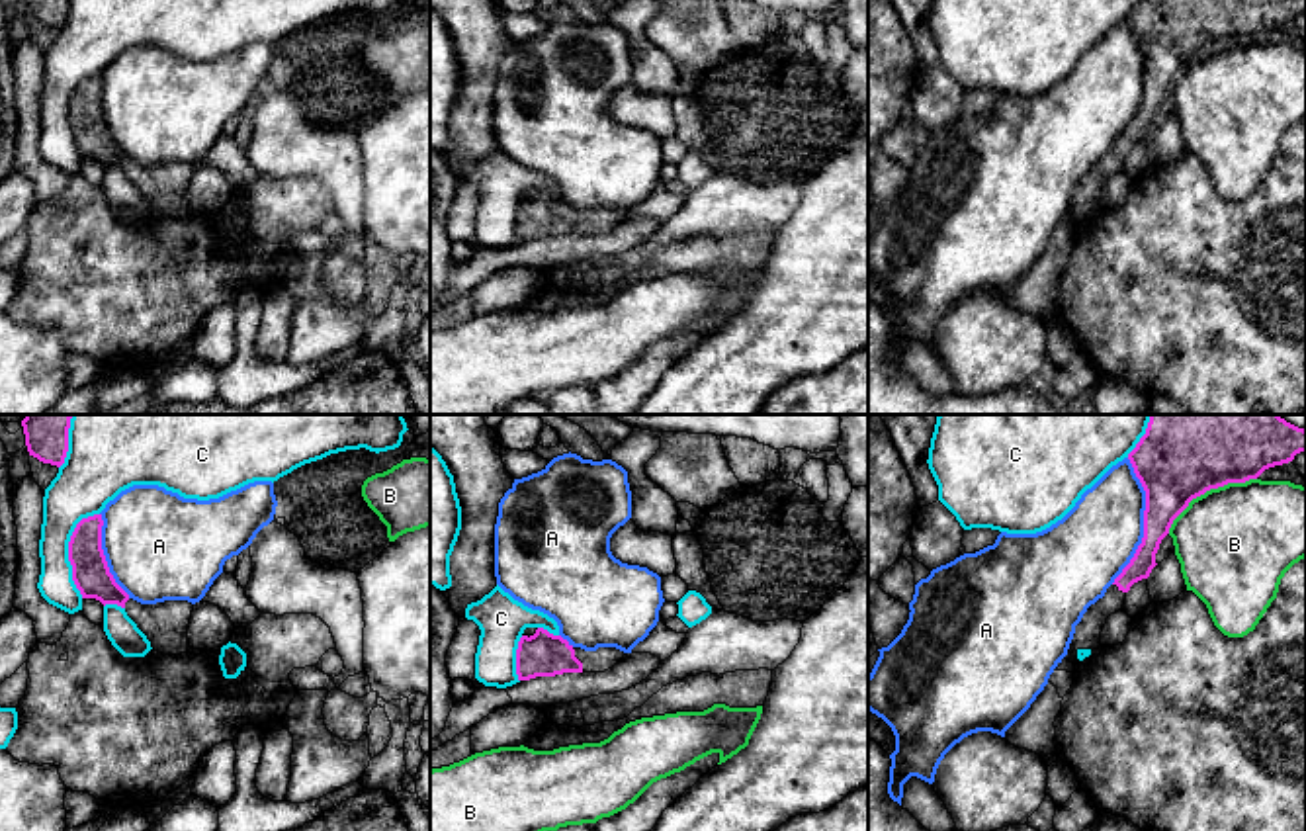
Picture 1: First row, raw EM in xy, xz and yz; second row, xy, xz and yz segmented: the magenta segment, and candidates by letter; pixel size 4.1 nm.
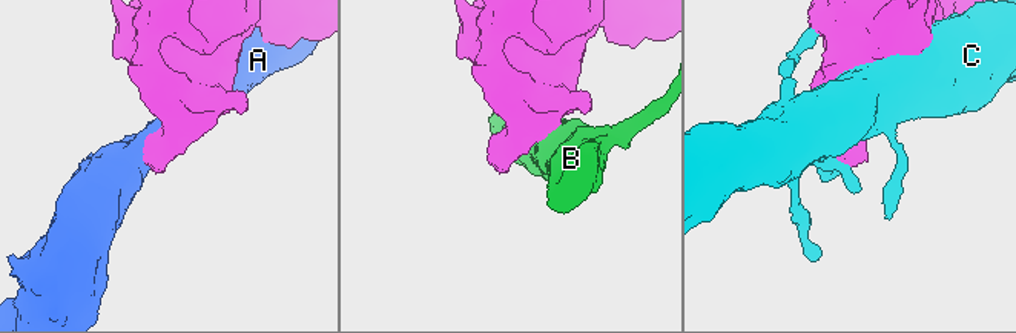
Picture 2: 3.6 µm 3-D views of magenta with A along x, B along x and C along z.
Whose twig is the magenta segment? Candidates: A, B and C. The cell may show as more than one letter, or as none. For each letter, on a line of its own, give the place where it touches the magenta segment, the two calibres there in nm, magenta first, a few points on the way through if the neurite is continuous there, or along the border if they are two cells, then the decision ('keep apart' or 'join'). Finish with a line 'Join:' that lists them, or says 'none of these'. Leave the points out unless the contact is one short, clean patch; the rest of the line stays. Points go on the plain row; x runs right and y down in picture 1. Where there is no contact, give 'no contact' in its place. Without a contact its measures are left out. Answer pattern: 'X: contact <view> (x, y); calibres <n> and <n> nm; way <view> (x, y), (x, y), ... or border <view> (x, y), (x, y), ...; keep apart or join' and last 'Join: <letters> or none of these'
A: contact yz (1144, 83); calibres 280 and 320 nm; keep apart
B: contact yz (1207, 51); calibres 280 and 480 nm; keep apart
C: contact xy (69, 112); calibres 160 and 220 nm; keep apart
Join: none of these

